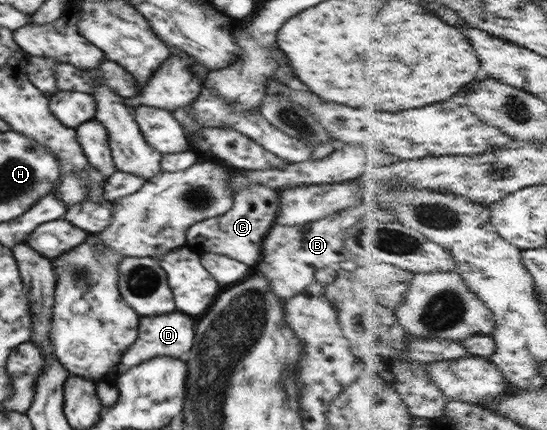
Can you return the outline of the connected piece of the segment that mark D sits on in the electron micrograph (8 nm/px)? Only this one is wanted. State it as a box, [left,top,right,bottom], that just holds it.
[114,311,195,375]

